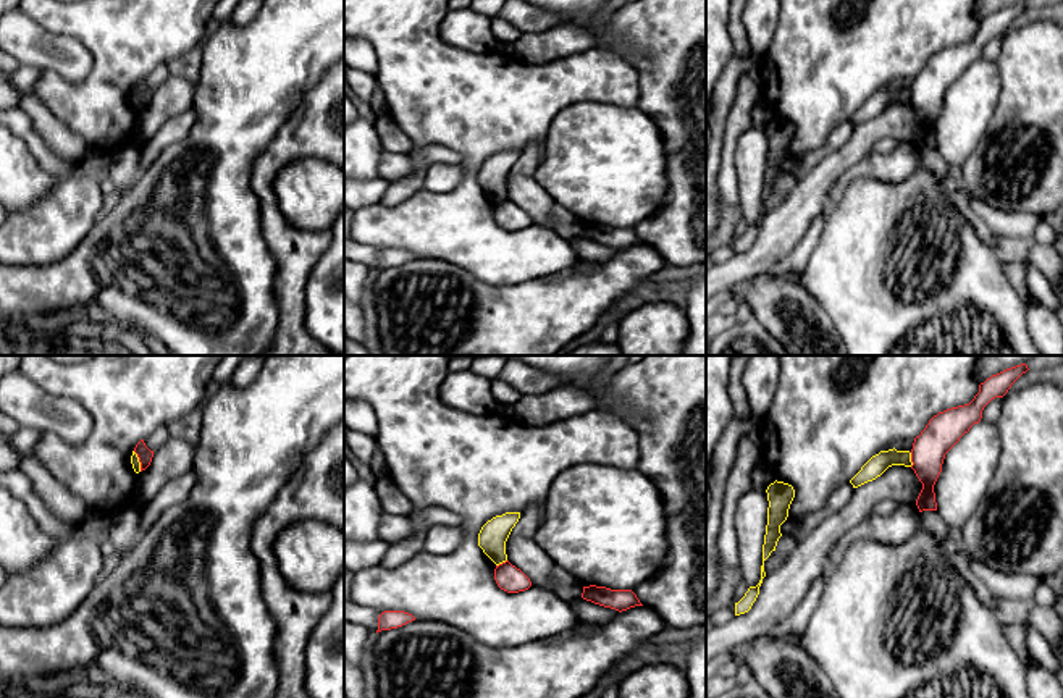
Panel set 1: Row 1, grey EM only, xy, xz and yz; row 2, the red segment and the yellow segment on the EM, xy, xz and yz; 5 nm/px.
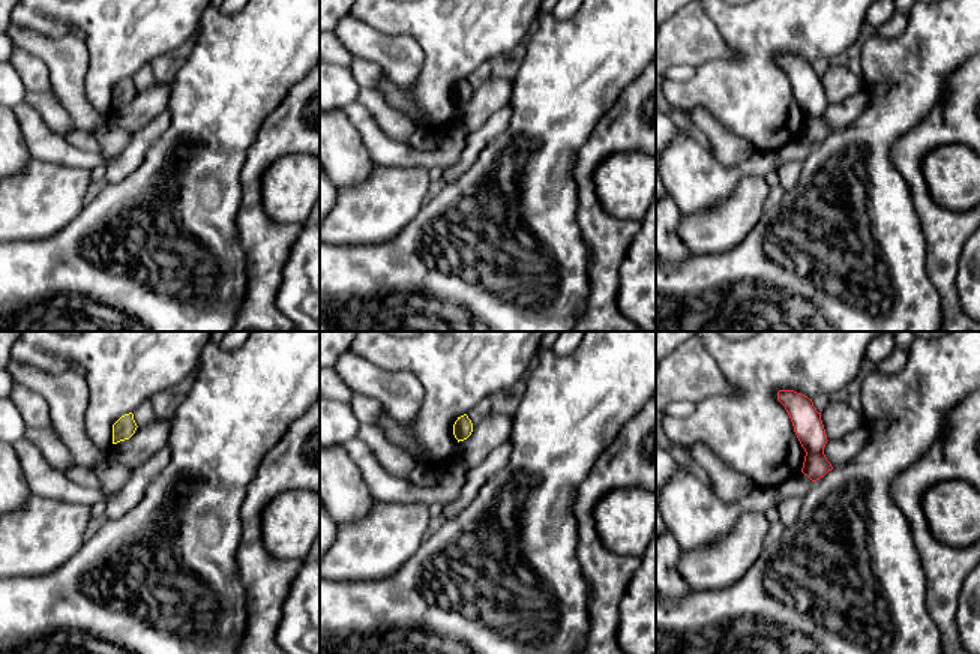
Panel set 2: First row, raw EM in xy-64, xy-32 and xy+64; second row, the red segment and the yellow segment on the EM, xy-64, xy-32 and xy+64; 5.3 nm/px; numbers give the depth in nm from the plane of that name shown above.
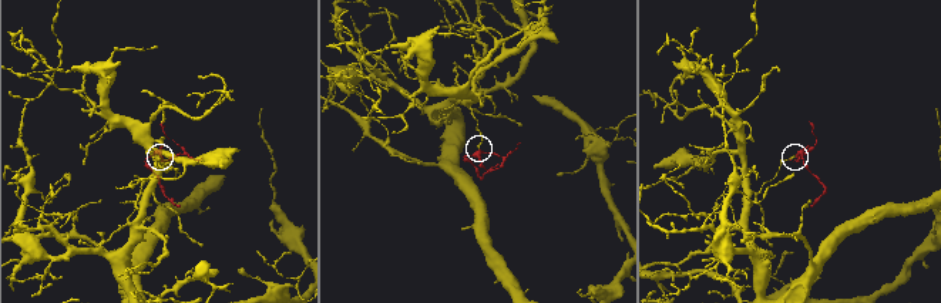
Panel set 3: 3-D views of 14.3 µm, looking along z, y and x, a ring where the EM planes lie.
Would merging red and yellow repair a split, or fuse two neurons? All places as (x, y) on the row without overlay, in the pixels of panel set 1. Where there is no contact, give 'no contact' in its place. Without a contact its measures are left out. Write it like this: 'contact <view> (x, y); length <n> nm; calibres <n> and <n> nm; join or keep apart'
contact yz (911, 97); length 70 nm; calibres 180 and 100 nm; keep apart

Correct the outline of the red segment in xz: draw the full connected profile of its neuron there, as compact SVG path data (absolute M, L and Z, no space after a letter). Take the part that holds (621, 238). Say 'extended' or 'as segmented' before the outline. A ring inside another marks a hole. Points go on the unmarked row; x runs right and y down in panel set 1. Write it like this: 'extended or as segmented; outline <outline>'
as segmented; outline M583 225L582 236L619 250L643 244L632 228L611 228L606 225Z

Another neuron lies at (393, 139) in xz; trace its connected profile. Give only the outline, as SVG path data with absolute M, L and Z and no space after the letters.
M381 115L373 121L381 147L388 152L409 153L414 147L412 141L401 131L389 115Z

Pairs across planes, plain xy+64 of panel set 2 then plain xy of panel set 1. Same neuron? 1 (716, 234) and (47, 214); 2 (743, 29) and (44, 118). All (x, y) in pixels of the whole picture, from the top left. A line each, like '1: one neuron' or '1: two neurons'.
1: one neuron
2: two neurons

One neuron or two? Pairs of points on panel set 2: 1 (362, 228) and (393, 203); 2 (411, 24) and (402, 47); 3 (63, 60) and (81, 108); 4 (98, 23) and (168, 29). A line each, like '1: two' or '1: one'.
1: one
2: two
3: one
4: one

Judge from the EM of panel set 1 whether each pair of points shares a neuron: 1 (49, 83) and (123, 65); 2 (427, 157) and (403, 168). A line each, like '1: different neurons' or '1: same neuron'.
1: same neuron
2: different neurons

